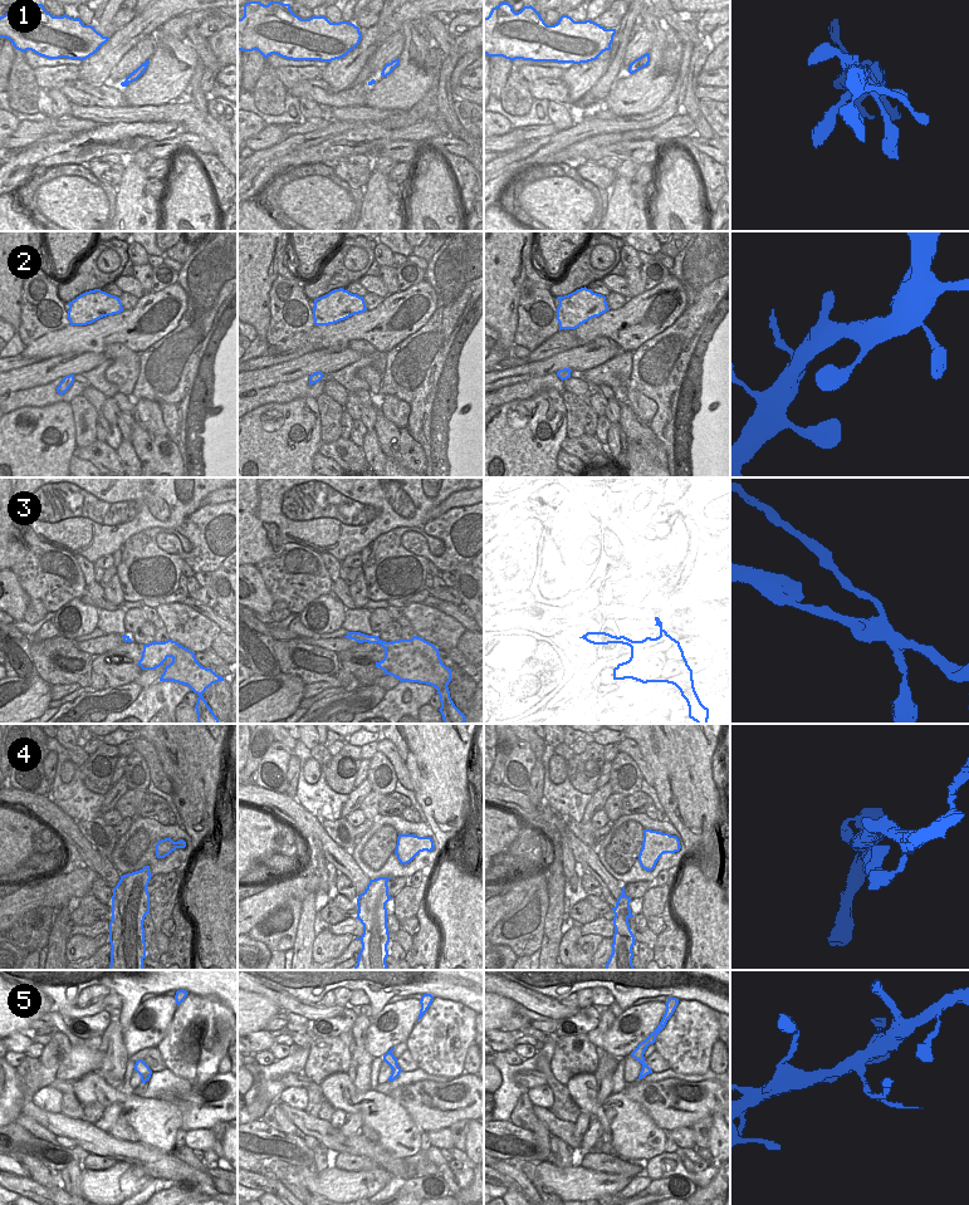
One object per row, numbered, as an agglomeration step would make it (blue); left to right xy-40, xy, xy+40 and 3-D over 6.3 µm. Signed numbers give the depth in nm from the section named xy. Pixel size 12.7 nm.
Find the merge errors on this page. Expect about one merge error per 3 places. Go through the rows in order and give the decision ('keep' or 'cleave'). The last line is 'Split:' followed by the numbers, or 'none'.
1: keep
2: keep
3: cleave
4: keep
5: keep
Split: 3

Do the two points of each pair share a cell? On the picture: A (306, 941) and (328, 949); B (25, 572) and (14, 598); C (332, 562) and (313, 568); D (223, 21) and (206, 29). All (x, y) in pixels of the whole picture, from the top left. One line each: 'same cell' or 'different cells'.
A: different cells
B: different cells
C: different cells
D: same cell

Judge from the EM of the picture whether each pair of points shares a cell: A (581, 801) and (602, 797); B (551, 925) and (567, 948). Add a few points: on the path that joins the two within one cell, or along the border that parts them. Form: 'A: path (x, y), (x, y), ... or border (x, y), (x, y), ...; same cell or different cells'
A: border (592, 794), (580, 821); different cells
B: border (569, 926), (562, 936), (557, 956); different cells

